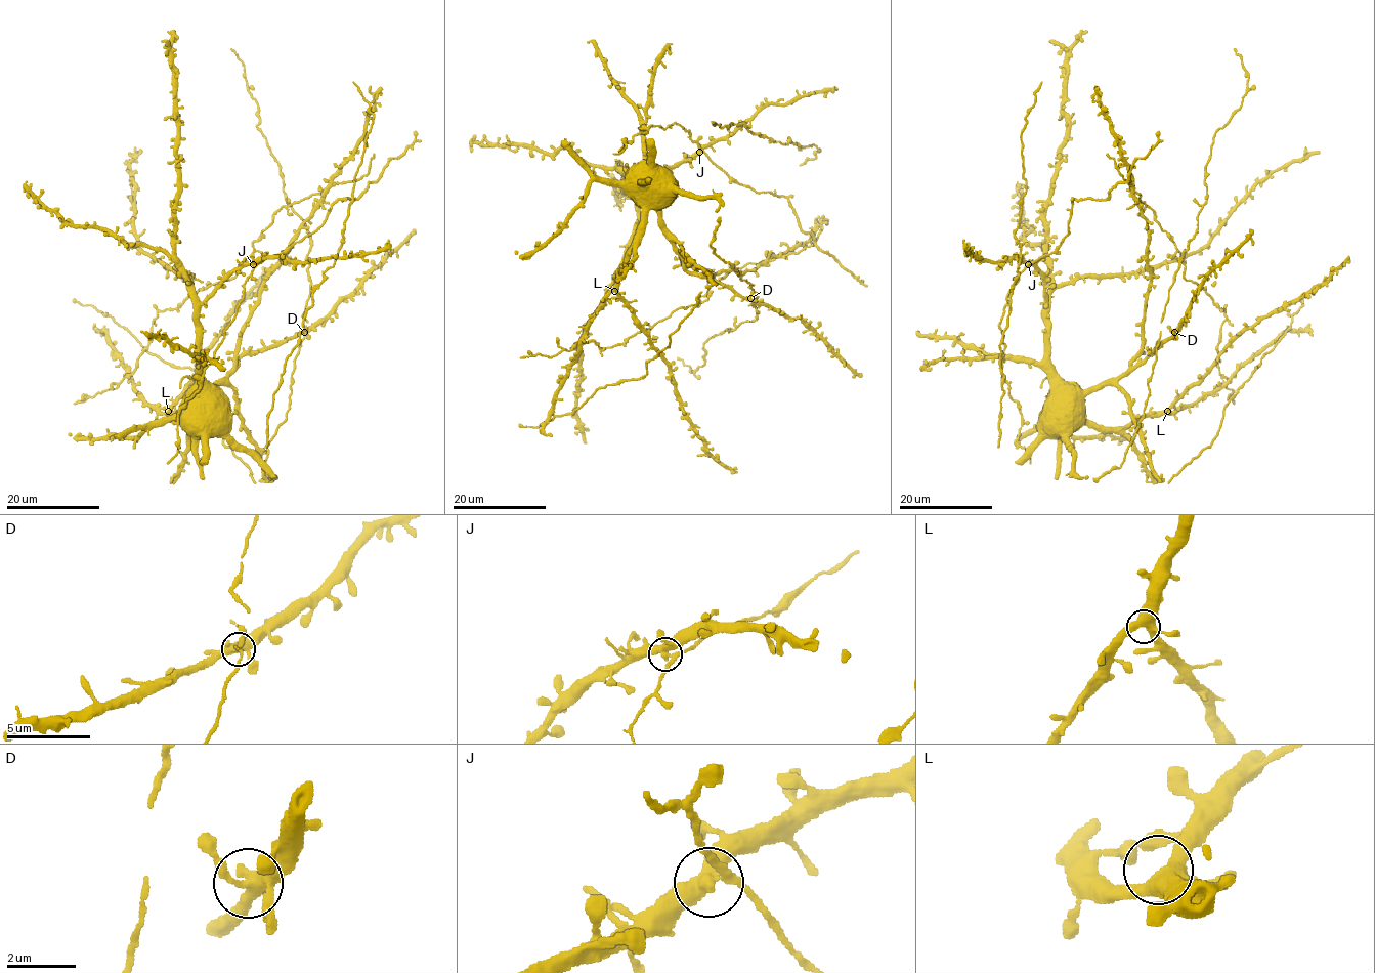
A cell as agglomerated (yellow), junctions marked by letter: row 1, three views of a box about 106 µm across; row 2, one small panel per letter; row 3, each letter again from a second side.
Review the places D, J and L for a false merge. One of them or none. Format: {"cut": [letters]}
{"cut": []}

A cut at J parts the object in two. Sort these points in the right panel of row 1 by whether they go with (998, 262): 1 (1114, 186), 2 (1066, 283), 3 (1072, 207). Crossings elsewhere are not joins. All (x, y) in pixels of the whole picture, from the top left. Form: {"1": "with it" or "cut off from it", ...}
{"1": "cut off from it", "2": "with it", "3": "cut off from it"}

